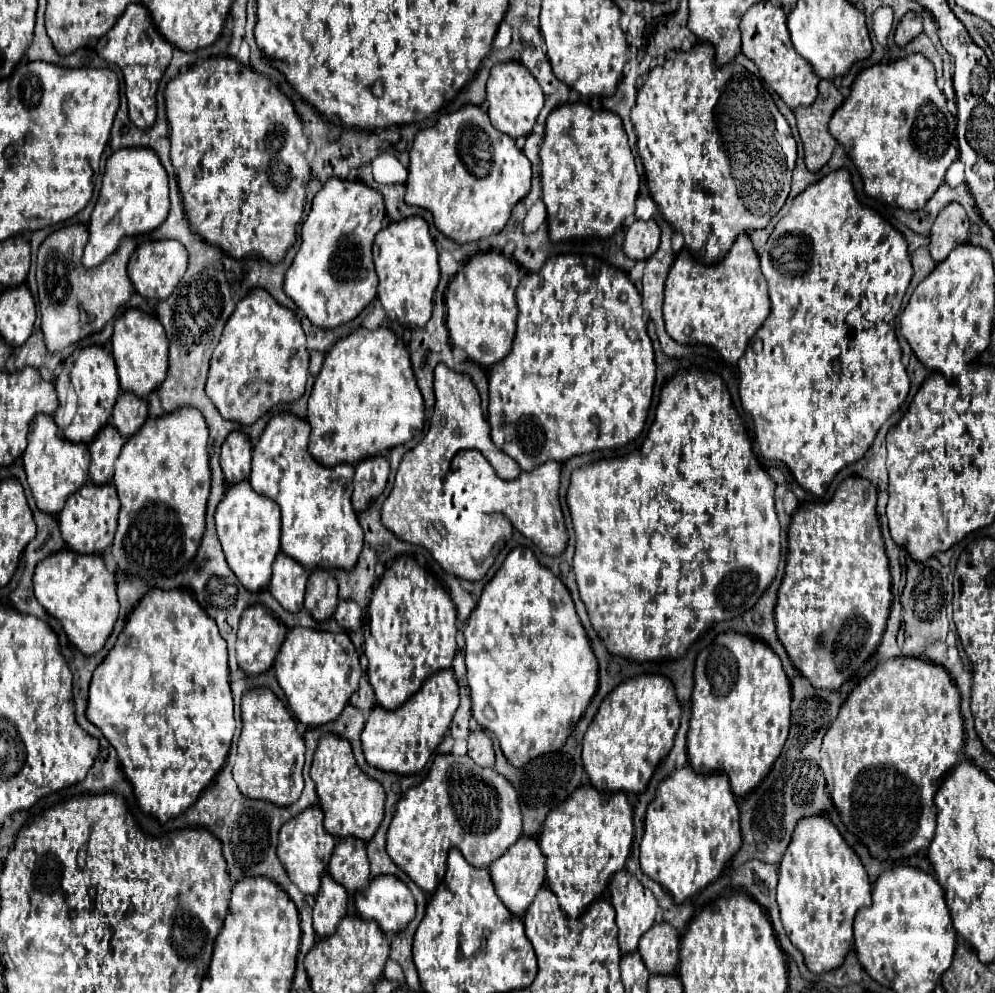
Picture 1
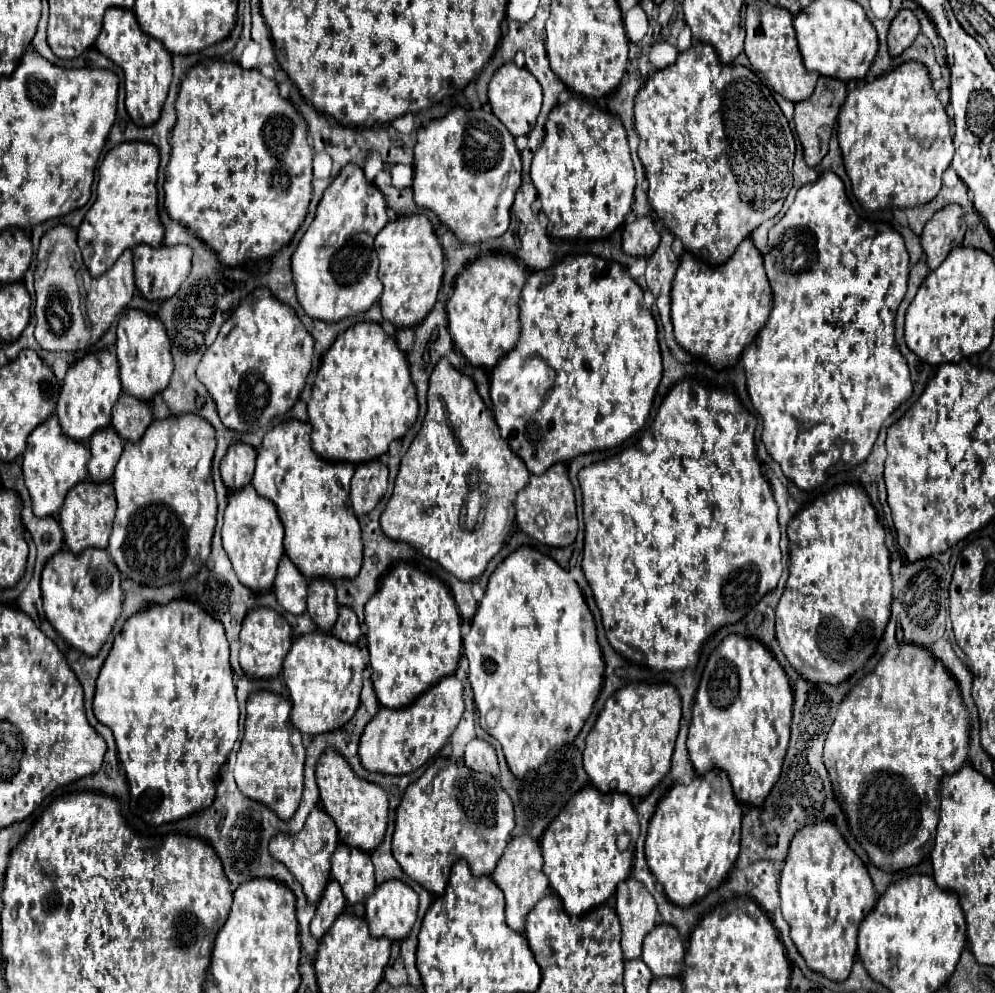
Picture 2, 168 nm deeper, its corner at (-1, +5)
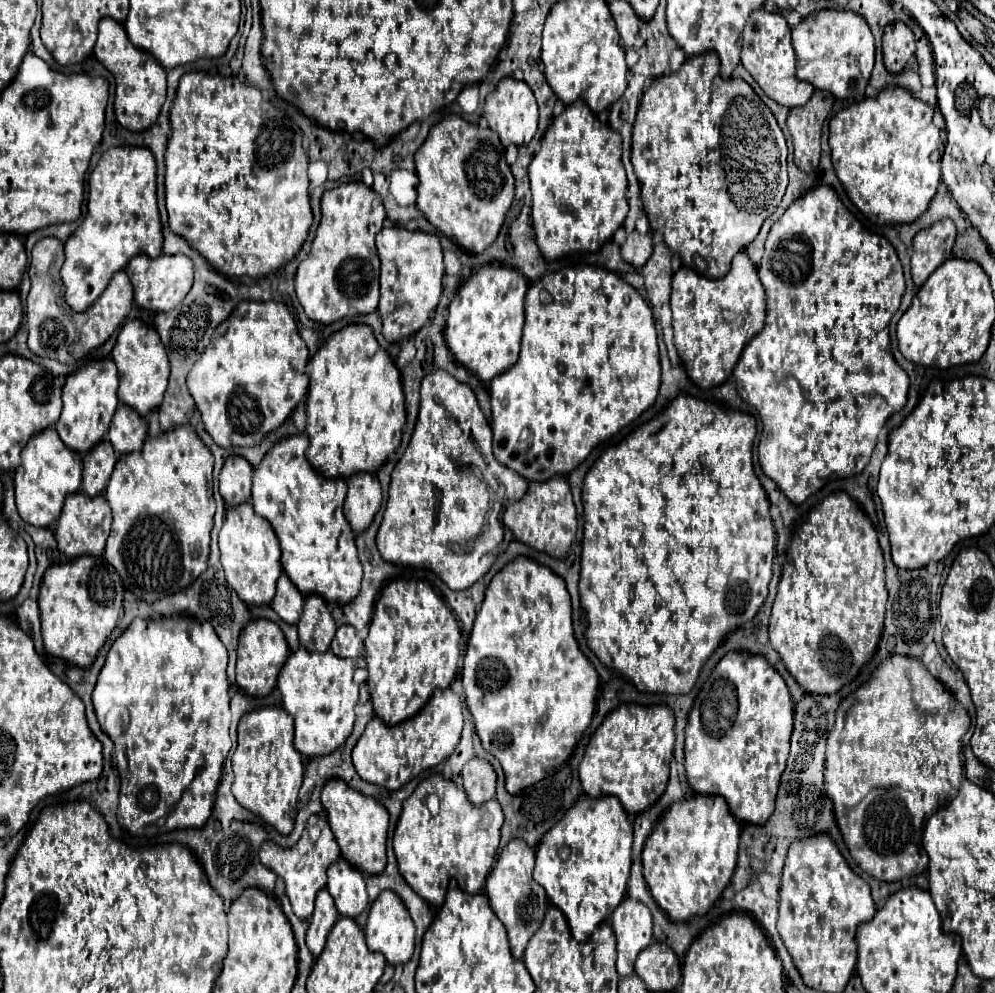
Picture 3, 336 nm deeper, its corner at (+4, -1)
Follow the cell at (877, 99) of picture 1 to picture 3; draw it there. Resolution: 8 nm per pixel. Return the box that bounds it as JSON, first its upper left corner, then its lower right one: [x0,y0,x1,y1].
[830,86,944,224]

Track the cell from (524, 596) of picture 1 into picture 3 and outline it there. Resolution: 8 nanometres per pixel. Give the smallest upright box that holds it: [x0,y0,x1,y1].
[462,556,600,794]

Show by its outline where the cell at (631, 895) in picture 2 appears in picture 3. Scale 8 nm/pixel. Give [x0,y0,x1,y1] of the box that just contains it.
[612,896,652,976]

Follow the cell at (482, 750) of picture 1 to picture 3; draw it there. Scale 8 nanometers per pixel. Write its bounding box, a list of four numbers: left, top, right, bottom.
[462,758,496,804]

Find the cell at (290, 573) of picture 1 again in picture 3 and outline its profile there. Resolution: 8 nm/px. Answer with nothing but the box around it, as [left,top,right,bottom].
[272,572,304,624]

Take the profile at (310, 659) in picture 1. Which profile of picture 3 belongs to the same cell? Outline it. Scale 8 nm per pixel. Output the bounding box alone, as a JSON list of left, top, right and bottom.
[278,646,358,758]

